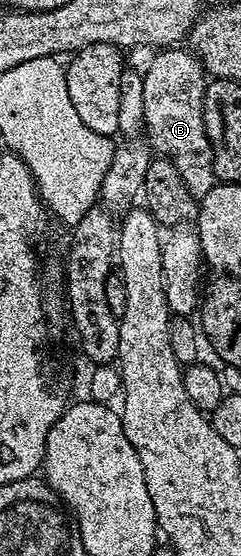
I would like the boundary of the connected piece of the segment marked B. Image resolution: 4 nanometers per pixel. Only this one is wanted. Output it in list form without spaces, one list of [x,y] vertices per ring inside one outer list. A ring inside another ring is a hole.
[[[162,49],[150,59],[146,71],[141,72],[144,91],[144,135],[151,148],[159,156],[168,158],[176,165],[176,173],[184,181],[188,193],[202,200],[214,188],[212,145],[204,129],[204,97],[208,72],[189,50]]]

